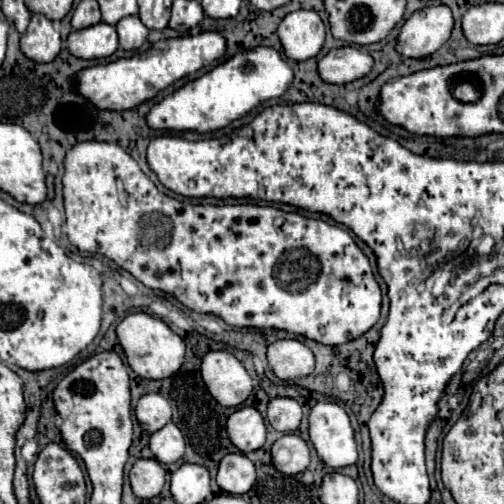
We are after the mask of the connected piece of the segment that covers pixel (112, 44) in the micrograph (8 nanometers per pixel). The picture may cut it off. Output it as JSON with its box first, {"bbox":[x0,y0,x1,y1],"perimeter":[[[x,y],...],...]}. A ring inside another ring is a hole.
{"bbox":[68,24,118,60],"perimeter":[[[94,24],[92,28],[72,30],[68,36],[68,50],[72,56],[82,60],[108,58],[118,48],[118,36],[110,24]]]}

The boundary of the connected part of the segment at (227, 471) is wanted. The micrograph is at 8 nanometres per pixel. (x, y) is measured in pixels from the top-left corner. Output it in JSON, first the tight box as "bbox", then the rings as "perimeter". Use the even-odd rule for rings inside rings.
{"bbox":[216,452,256,494],"perimeter":[[[242,452],[228,454],[220,462],[216,482],[228,494],[246,494],[256,484],[256,466]]]}

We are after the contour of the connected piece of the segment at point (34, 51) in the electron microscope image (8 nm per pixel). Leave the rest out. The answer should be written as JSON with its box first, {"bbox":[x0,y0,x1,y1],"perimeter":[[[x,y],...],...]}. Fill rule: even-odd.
{"bbox":[20,14,62,64],"perimeter":[[[32,14],[28,32],[20,38],[20,50],[26,58],[38,64],[52,62],[62,48],[60,34],[54,30],[54,24],[42,16],[42,14]]]}

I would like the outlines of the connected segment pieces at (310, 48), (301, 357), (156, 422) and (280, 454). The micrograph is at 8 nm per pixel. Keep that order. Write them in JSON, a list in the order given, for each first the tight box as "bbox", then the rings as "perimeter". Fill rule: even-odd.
[{"bbox":[278,10,326,60],"perimeter":[[[296,10],[280,22],[278,36],[288,58],[308,60],[322,50],[326,40],[326,26],[318,12]]]},{"bbox":[268,340,314,380],"perimeter":[[[278,340],[268,346],[268,364],[280,380],[290,380],[312,374],[314,354],[298,340]]]},{"bbox":[136,394,172,432],"perimeter":[[[144,394],[136,404],[136,418],[146,432],[158,432],[172,420],[172,408],[160,394]]]},{"bbox":[272,434,310,474],"perimeter":[[[284,434],[272,446],[272,464],[282,474],[304,472],[310,464],[310,448],[298,434]]]}]

